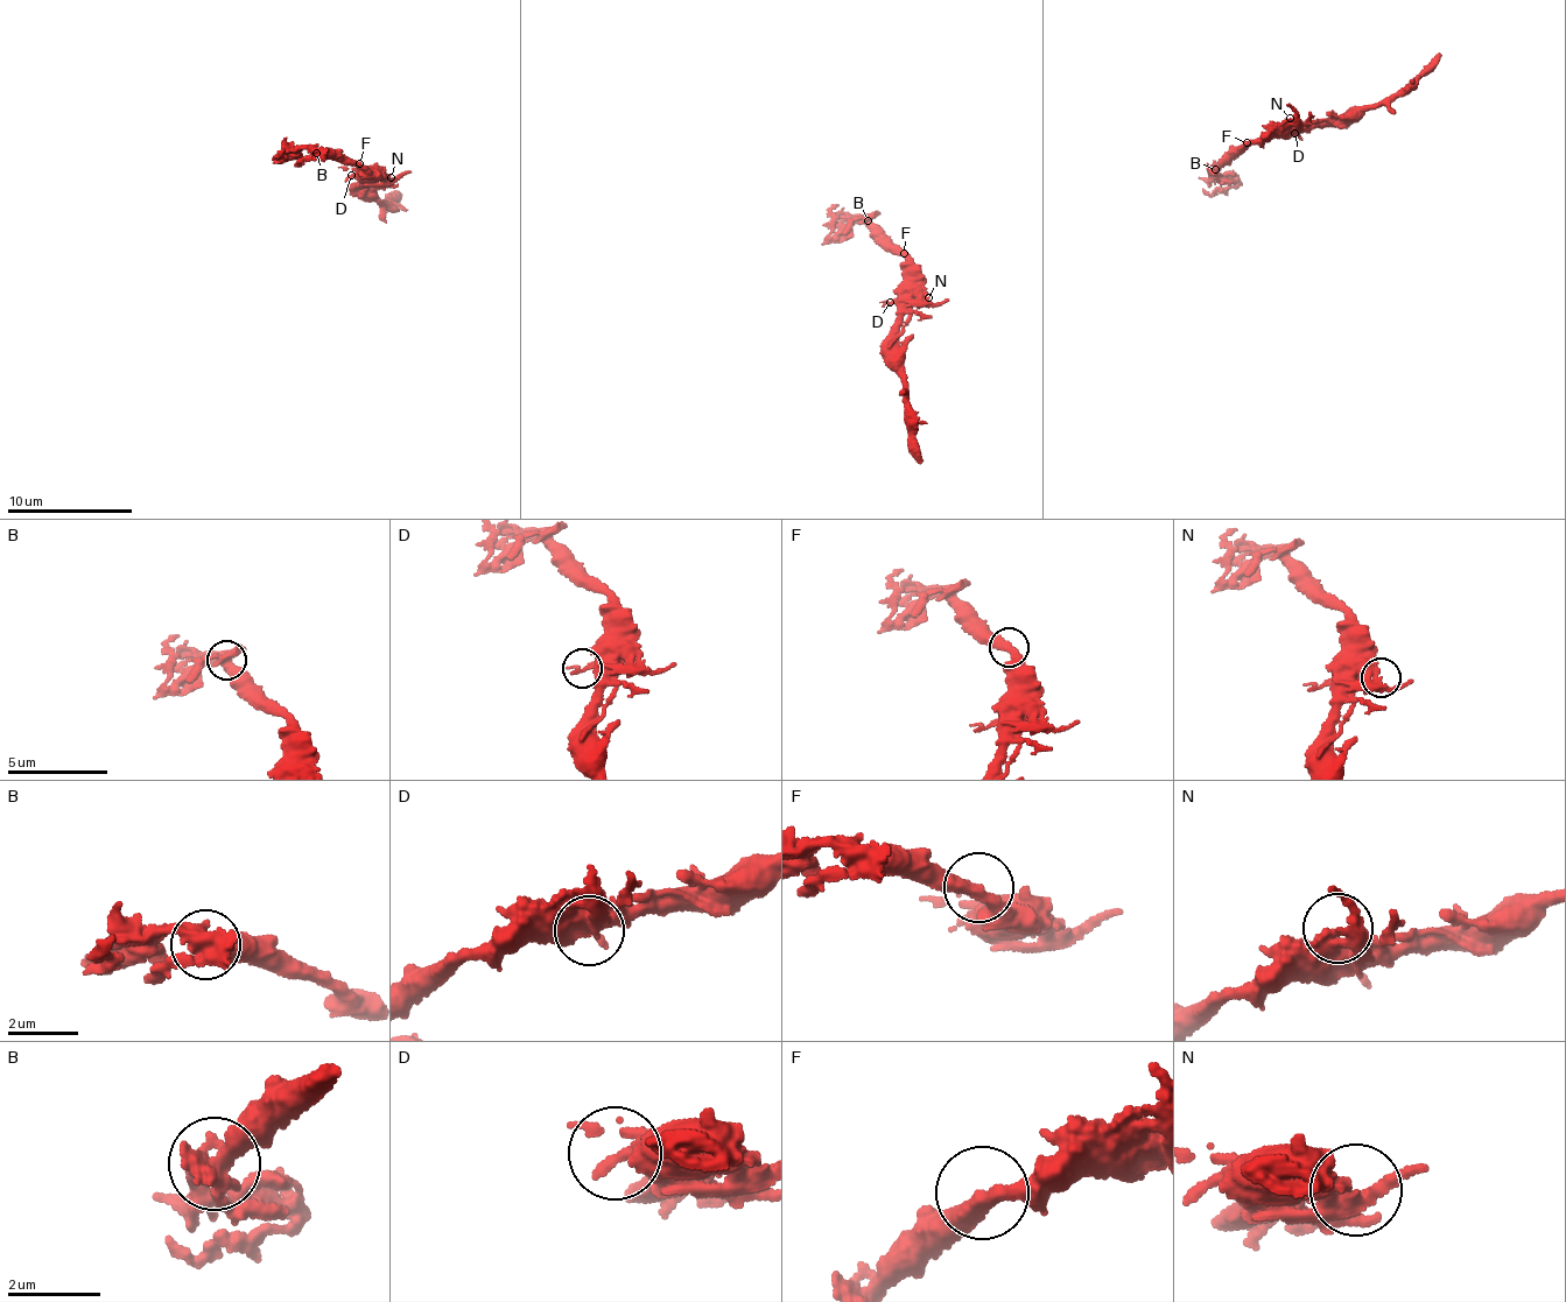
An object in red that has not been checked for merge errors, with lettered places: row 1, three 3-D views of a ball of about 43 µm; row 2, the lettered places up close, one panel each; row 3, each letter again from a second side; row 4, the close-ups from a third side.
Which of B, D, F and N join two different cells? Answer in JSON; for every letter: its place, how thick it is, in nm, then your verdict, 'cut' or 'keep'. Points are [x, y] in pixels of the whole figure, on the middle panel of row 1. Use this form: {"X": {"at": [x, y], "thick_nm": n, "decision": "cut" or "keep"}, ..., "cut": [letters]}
{"B": {"at": [868, 220], "thick_nm": 480, "decision": "cut"}, "D": {"at": [890, 302], "thick_nm": 240, "decision": "keep"}, "F": {"at": [904, 253], "thick_nm": 380, "decision": "keep"}, "N": {"at": [928, 297], "thick_nm": 320, "decision": "keep"}, "cut": ["B"]}

